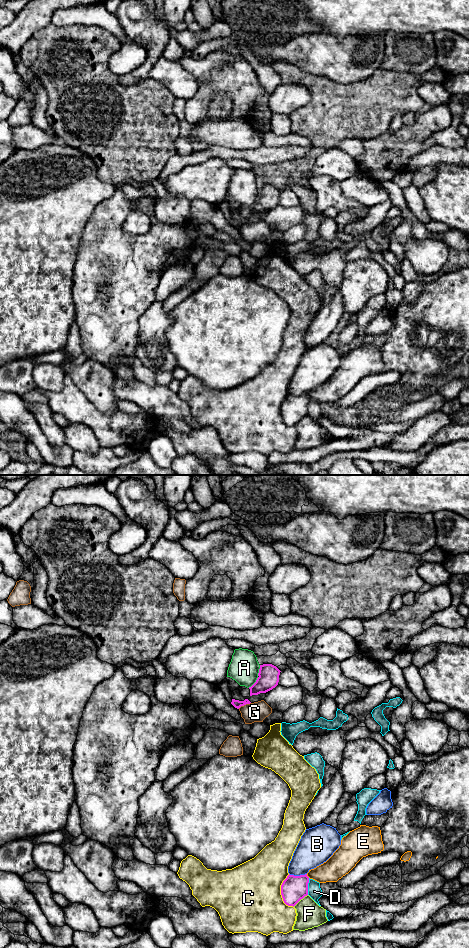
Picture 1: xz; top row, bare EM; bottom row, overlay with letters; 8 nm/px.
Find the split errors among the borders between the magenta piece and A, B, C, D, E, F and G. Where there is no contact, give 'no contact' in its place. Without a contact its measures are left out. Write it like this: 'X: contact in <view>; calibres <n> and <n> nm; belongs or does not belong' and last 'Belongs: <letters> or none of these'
A: contact in xz; calibres 160 and 240 nm; does not belong
B: contact in xz; calibres 200 and 260 nm; does not belong
C: contact in xz; calibres 200 and 500 nm; does not belong
D: contact in xz; calibres 200 and 110 nm; does not belong
E: contact in xz; calibres 200 and 180 nm; does not belong
F: contact in xz; calibres 200 and 200 nm; does not belong
G: contact in xz; calibres 70 and 160 nm; does not belong
Belongs: none of these

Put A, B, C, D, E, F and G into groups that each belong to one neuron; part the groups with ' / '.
A / B / C / D / E / F / G

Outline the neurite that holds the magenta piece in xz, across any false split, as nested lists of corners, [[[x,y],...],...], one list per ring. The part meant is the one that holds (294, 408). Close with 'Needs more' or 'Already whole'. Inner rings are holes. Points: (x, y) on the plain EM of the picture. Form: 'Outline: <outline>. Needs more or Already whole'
Outline: [[[289,394],[281,405],[281,415],[284,423],[294,427],[308,415],[308,403],[309,397],[307,394],[300,396]]]. Already whole

